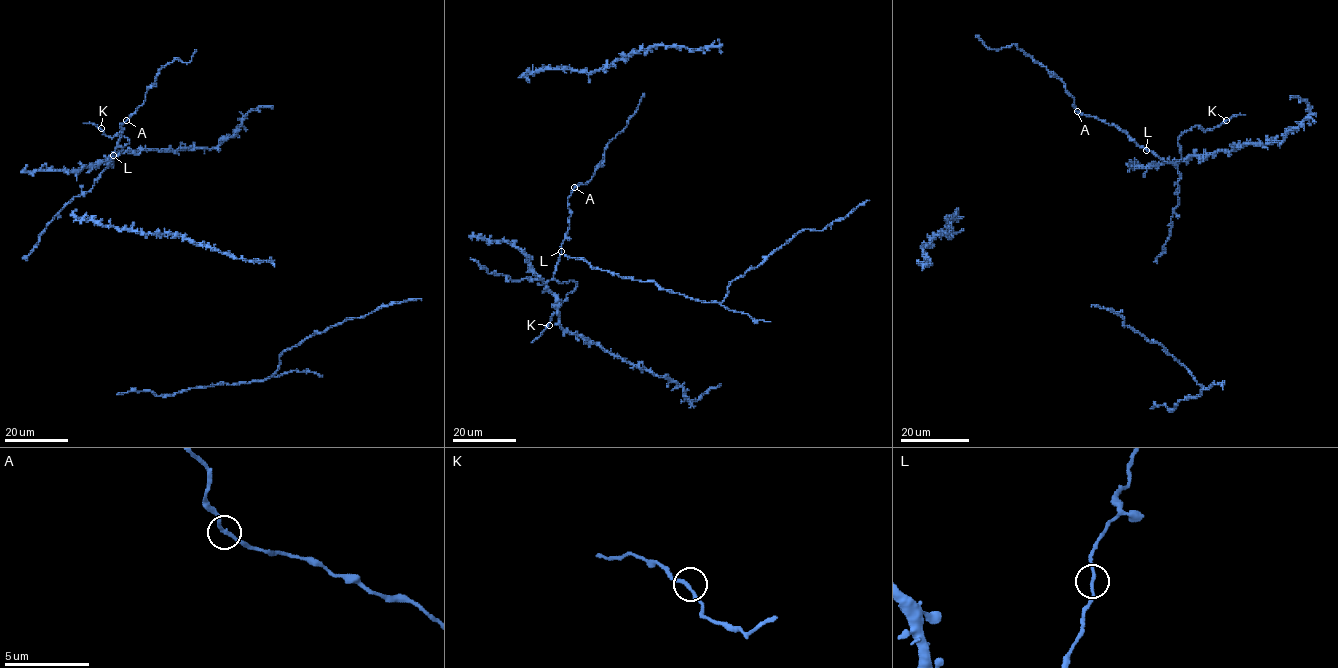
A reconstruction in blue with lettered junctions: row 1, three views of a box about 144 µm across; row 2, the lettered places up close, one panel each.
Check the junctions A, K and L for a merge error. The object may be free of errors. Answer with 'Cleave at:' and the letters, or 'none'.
Cleave at: none

